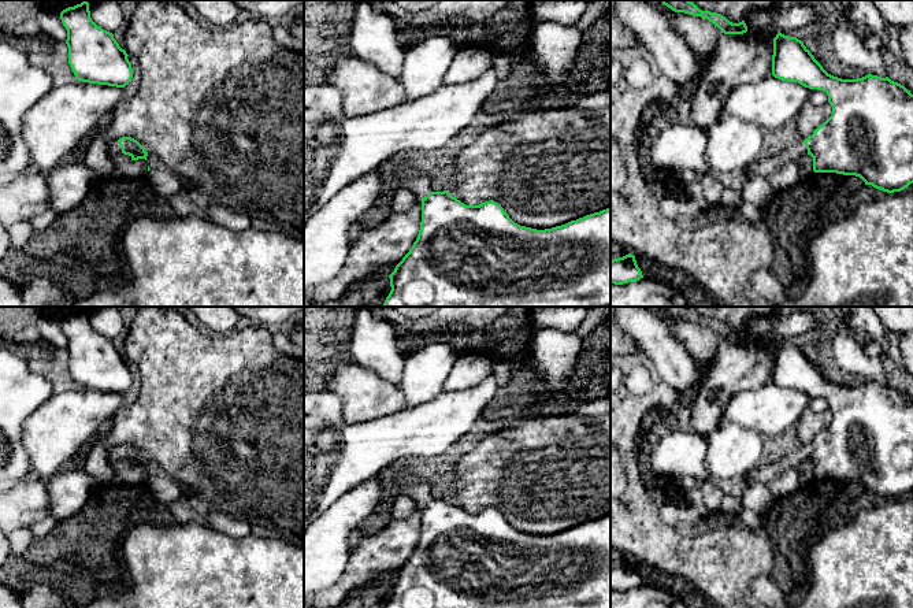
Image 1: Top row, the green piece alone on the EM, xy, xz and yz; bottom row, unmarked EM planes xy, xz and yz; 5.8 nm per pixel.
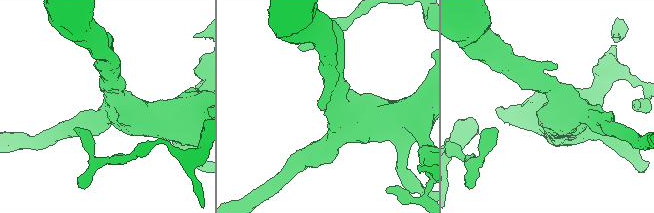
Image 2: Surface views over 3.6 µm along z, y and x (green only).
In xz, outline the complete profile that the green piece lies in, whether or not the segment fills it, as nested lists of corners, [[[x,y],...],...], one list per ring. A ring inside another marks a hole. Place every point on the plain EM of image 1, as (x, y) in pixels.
[[[415,466],[398,478],[404,493],[422,508],[422,529],[416,548],[389,582],[391,597],[385,608],[610,608],[610,514],[552,535],[537,537],[515,530],[501,511],[490,507],[479,512],[465,512],[448,497],[433,498],[428,470]]]

